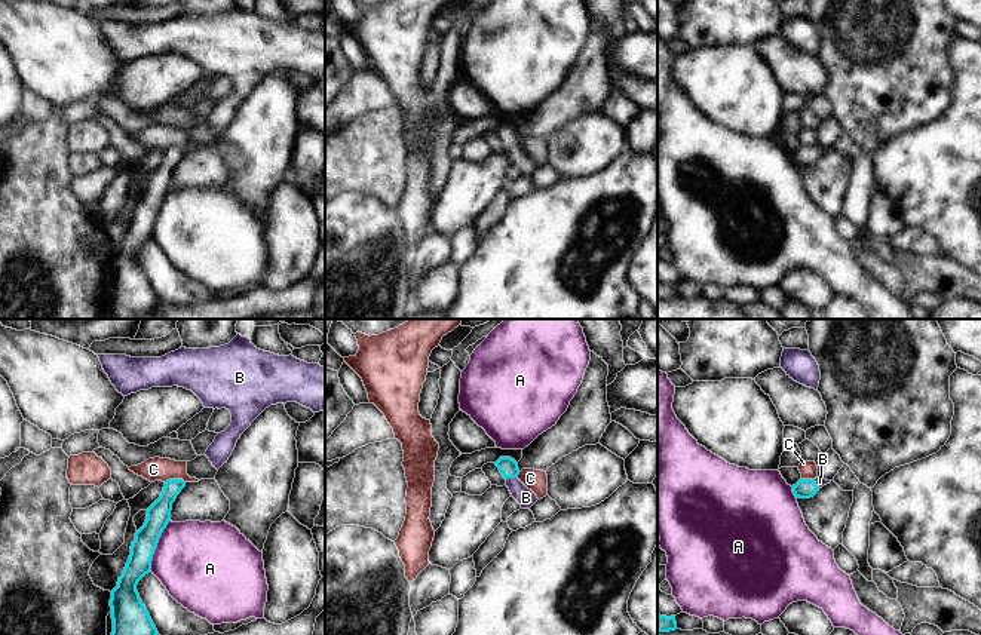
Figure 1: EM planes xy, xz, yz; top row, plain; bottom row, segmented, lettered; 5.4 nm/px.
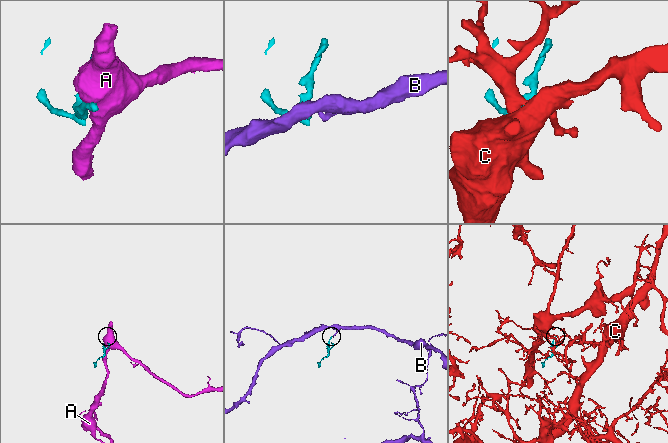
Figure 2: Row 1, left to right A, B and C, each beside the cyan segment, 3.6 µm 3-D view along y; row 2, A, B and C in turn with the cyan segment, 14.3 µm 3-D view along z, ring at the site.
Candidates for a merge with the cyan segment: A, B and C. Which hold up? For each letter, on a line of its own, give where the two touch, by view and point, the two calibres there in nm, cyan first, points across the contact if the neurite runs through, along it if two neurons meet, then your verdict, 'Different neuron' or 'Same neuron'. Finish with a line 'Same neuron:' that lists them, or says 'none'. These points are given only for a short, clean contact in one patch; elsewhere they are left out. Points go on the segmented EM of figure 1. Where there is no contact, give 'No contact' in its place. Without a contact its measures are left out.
A: Touches cyan at xy (156, 545). Thickness 130 nm (cyan) against 440 nm. Boundary: xy (169, 518), (155, 551), (150, 570). Different neuron
B: Touches cyan at xz (511, 476). Thickness 100 nm (cyan) against 100 nm. Path across: xz (508, 466), (511, 476), (515, 487), (526, 497). Same neuron
C: Touches cyan at xy (174, 479). Thickness 130 nm (cyan) against 130 nm. Boundary: xy (184, 481), (168, 479), (165, 482). Different neuron
Same neuron: B.

